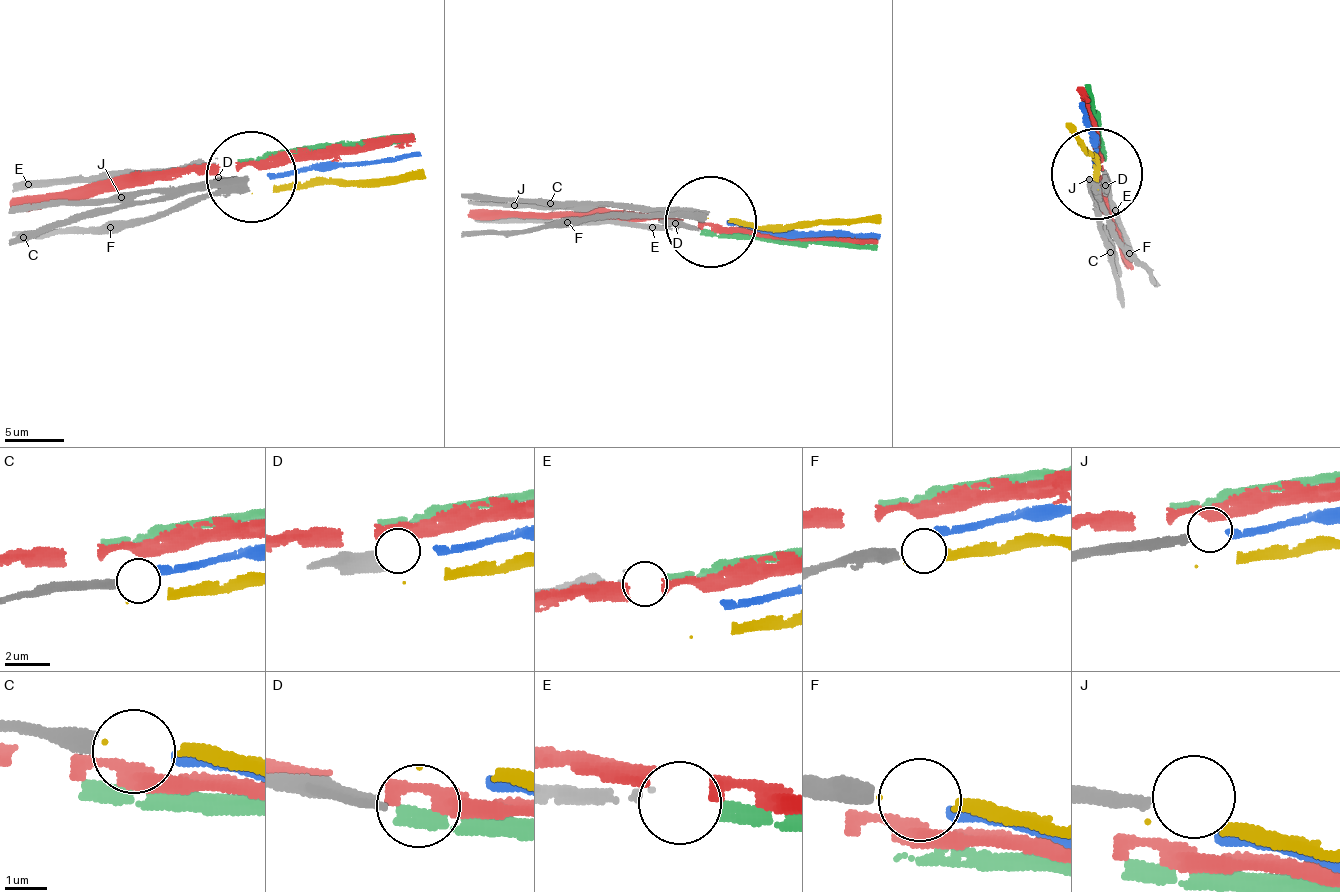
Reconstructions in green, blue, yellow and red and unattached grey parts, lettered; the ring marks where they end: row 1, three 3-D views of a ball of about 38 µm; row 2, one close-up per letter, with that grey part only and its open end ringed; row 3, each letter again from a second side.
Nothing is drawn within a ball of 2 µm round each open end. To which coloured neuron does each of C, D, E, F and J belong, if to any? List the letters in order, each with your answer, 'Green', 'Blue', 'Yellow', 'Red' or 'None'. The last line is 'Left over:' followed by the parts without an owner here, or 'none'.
C: Blue
D: None
E: Green
F: Yellow
J: None
Left over: D, J

